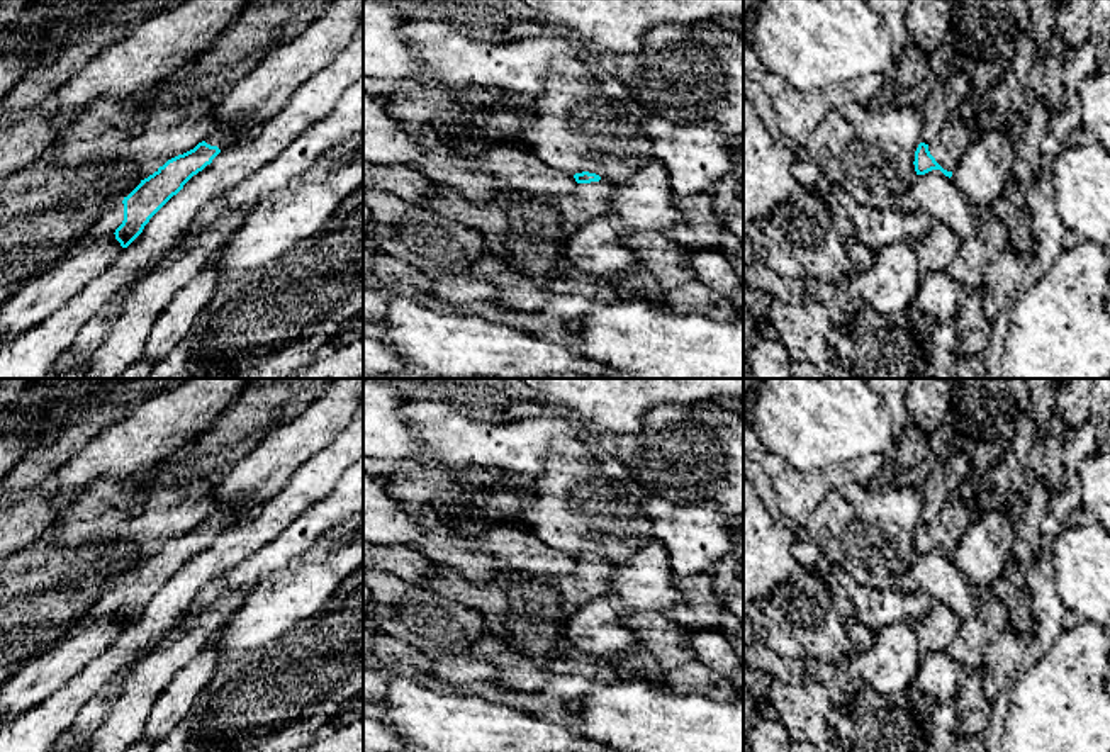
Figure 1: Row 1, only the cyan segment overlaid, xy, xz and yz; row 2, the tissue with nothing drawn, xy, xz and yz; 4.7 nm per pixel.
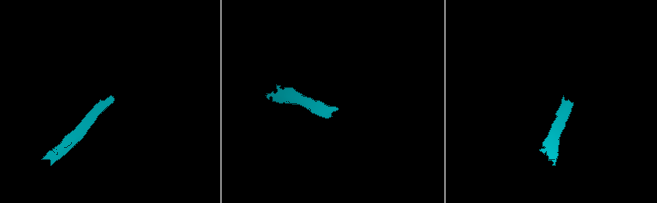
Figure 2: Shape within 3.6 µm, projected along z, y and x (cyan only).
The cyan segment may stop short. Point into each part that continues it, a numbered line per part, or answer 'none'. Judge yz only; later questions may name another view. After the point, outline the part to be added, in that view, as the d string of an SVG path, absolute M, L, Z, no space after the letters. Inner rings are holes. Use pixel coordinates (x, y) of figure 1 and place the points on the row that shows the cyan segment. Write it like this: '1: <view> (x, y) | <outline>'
1: yz (954, 140) | M950 115L940 129L939 141L928 146L928 151L944 170L954 171L971 141L973 136L966 124L959 117Z

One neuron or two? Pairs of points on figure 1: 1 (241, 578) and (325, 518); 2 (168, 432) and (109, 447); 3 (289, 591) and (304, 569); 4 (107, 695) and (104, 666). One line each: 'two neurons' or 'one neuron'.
1: one neuron
2: one neuron
3: one neuron
4: two neurons

